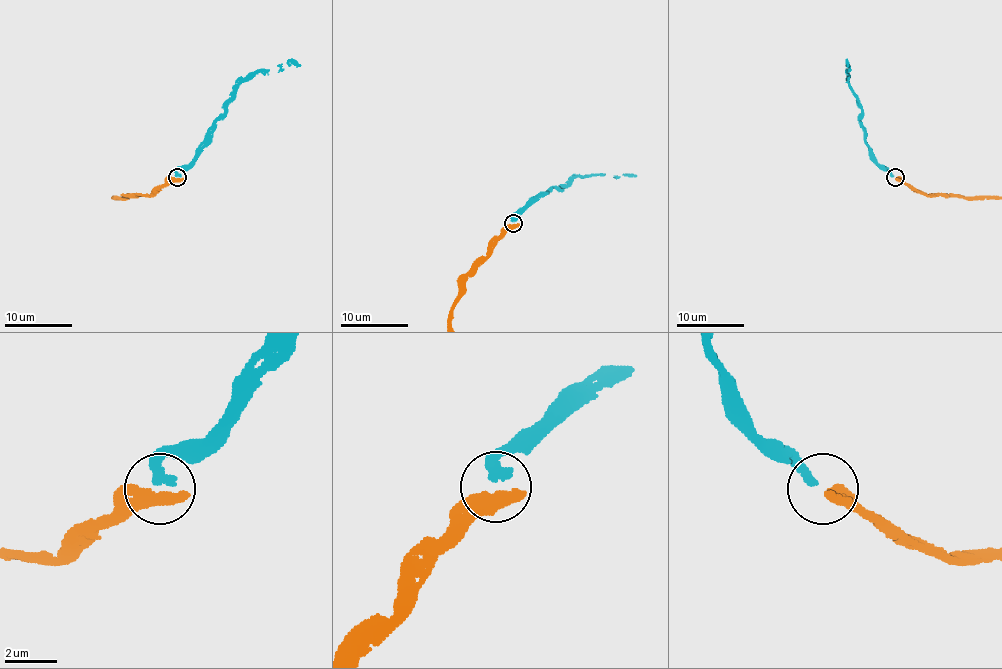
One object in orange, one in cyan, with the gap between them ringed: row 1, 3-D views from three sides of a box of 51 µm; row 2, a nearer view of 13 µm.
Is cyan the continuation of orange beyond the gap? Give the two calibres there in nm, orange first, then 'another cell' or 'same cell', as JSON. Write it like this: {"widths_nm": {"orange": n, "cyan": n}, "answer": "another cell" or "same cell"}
{"widths_nm": {"orange": 550, "cyan": 360}, "answer": "same cell"}

